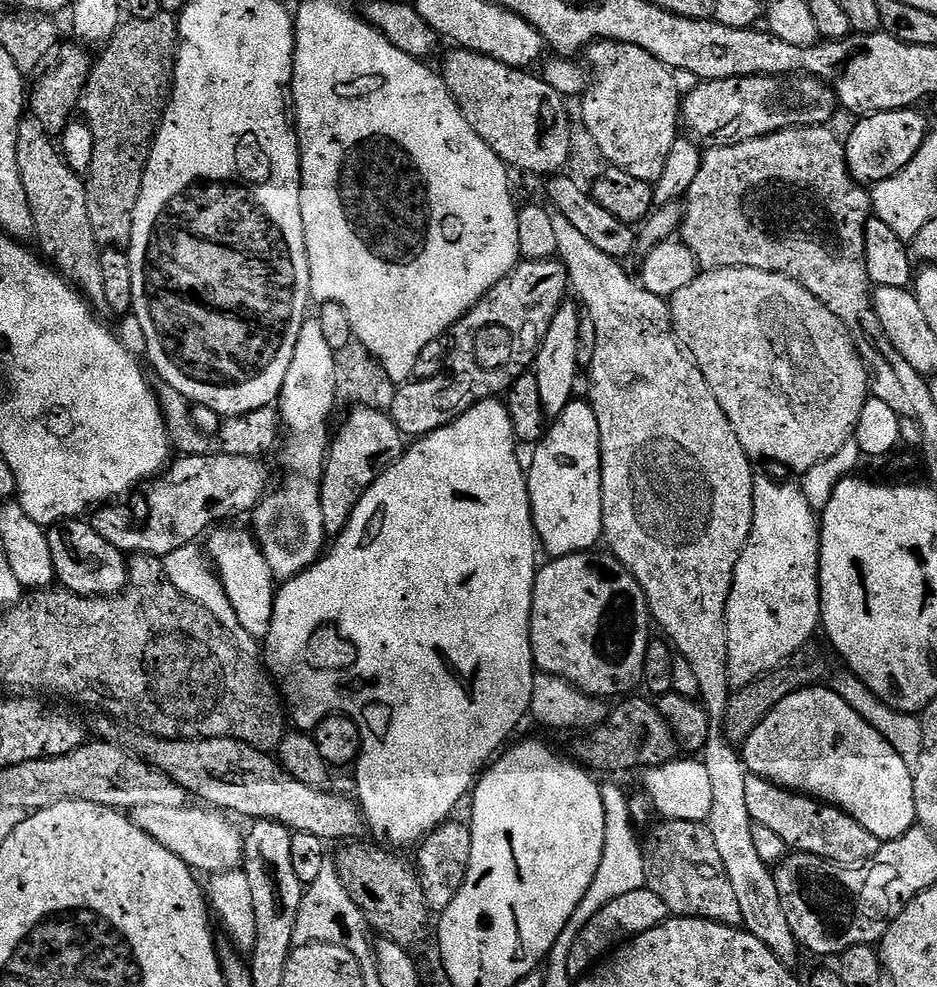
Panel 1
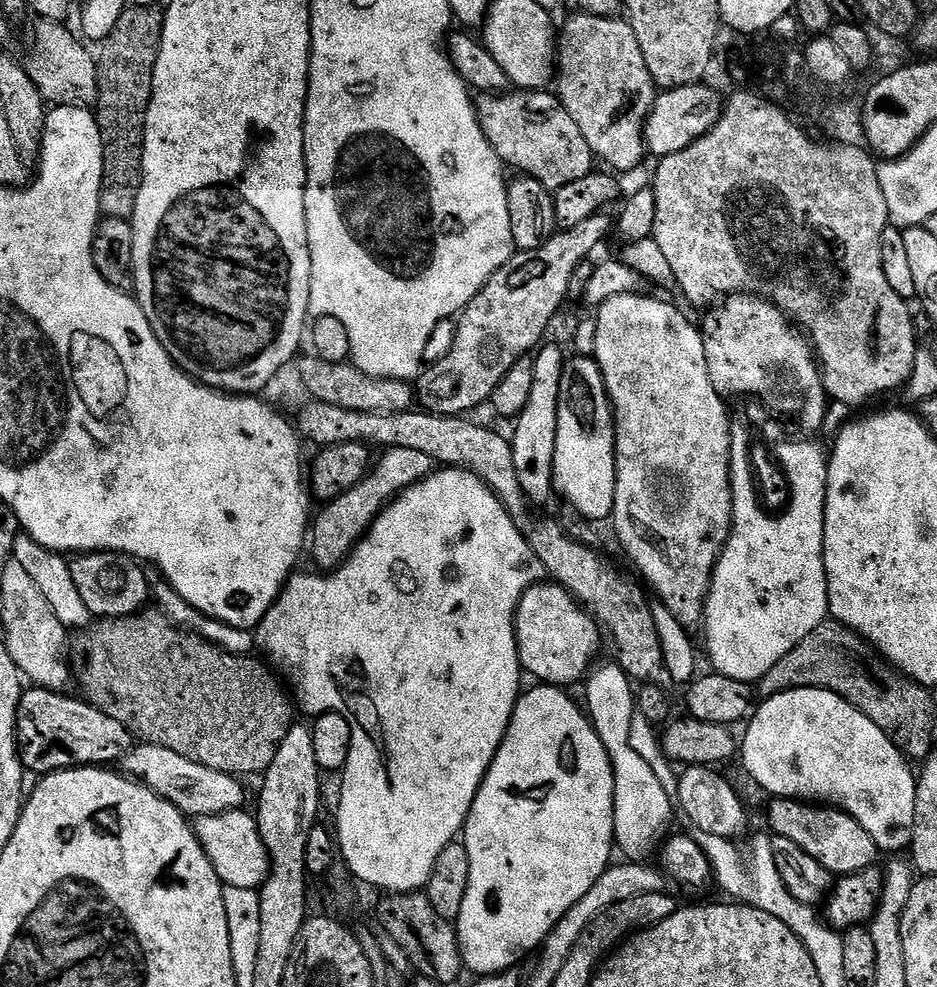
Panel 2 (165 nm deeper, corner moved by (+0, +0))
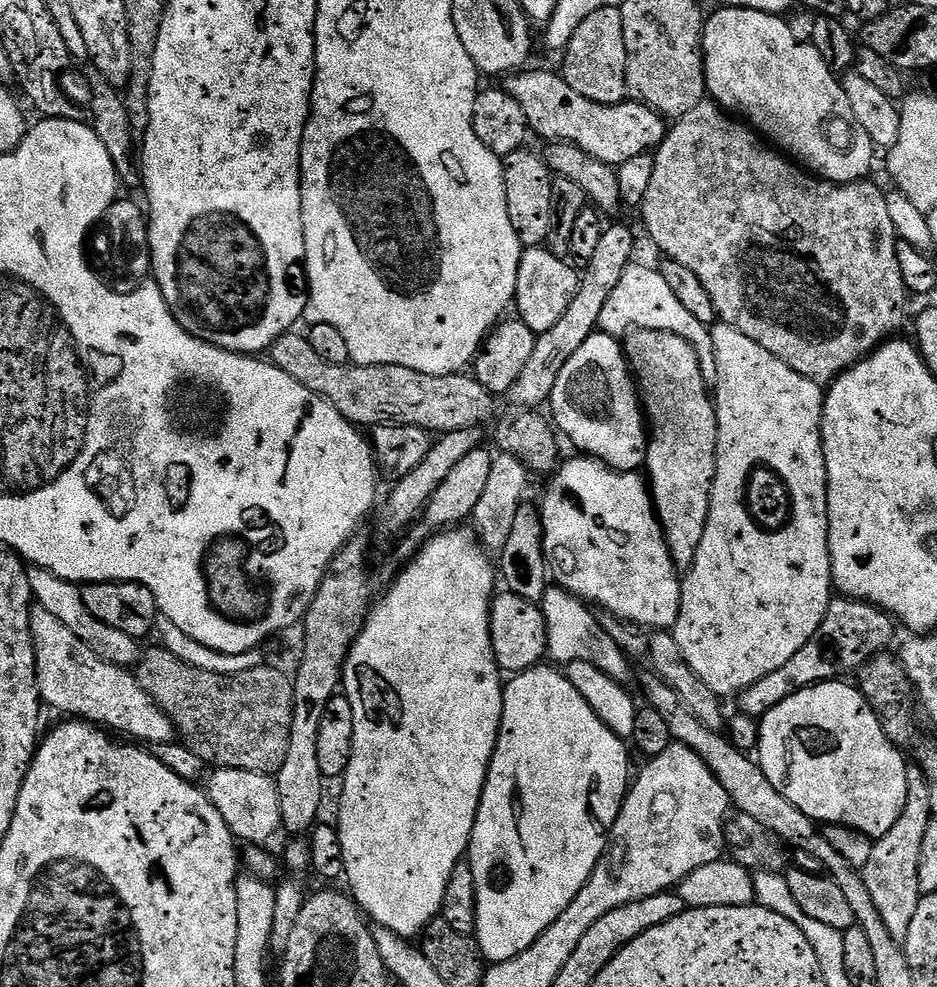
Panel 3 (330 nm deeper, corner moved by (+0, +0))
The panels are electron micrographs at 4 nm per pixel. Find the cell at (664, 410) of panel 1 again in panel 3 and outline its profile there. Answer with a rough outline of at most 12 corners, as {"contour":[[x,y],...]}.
{"contour":[[623,346],[644,468],[676,567],[706,530],[718,418],[694,346]]}

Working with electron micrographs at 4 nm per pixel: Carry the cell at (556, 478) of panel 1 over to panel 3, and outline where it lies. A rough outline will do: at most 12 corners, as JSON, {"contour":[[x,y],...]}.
{"contour":[[597,330],[558,374],[555,427],[615,472],[650,433],[628,357]]}

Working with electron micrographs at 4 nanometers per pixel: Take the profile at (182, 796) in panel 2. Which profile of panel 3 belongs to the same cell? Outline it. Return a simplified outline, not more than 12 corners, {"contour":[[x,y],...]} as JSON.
{"contour":[[217,768],[206,795],[237,841],[281,831],[275,779]]}

